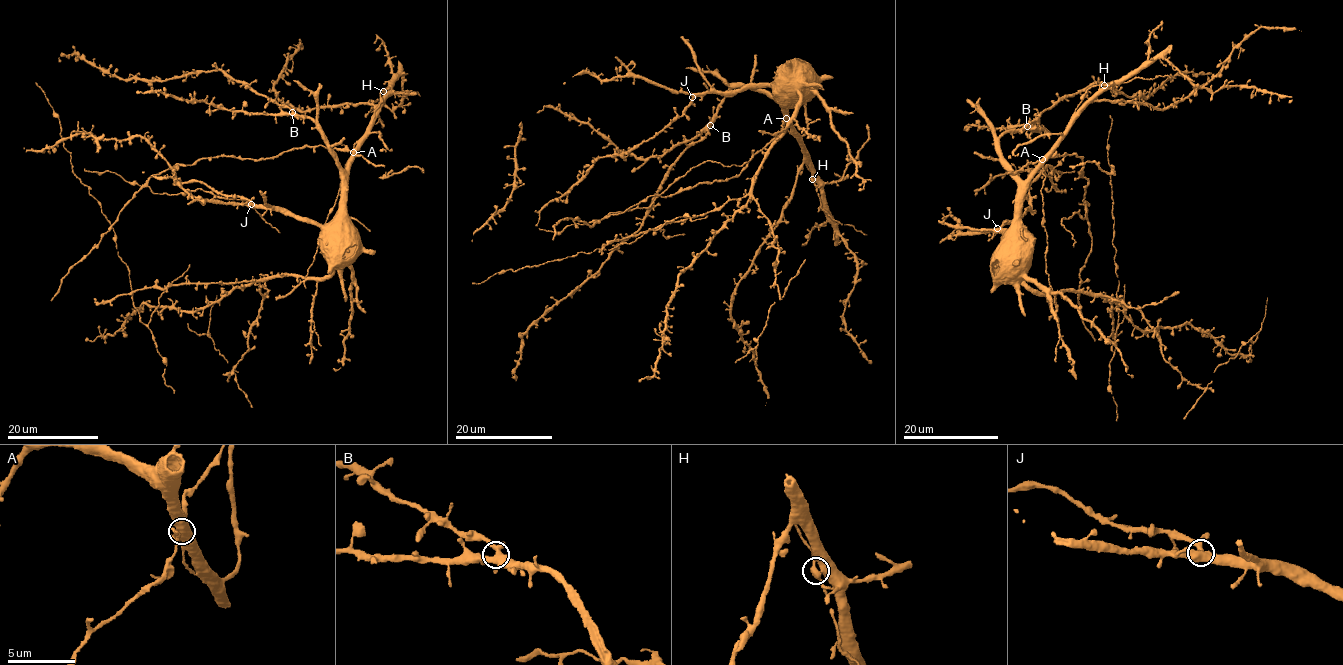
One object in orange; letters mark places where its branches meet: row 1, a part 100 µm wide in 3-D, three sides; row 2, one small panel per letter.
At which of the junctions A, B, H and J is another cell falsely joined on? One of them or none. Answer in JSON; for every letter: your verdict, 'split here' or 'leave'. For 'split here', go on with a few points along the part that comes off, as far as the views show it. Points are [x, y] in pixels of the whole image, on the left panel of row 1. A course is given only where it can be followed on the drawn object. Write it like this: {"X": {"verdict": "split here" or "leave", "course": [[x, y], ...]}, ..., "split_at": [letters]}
{"A": {"verdict": "split here", "course": [[353, 152], [307, 146], [252, 160], [210, 157], [148, 181], [156, 194], [201, 188], [246, 201], [280, 232]]}, "B": {"verdict": "leave"}, "H": {"verdict": "leave"}, "J": {"verdict": "leave"}, "split_at": ["A"]}

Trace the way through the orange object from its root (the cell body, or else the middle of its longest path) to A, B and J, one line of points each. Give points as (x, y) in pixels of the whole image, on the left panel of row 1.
A: (329, 230), (328, 225), (338, 210), (346, 167), (353, 152)
B: (329, 230), (328, 225), (339, 207), (339, 162), (319, 126), (309, 118), (292, 112)
J: (329, 230), (298, 220), (280, 210), (265, 209), (251, 204)

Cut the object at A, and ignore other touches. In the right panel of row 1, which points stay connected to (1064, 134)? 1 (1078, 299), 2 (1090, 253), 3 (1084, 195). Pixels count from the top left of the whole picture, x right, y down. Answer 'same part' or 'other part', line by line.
1: other part
2: other part
3: other part

